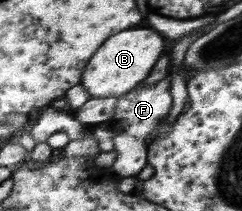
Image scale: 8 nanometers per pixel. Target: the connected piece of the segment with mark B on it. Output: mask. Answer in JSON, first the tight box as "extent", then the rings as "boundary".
{"extent":[80,28,163,98],"boundary":[[[137,28],[137,30],[123,30],[115,36],[111,36],[89,60],[87,67],[83,69],[80,84],[93,98],[108,96],[119,97],[133,90],[142,80],[149,76],[153,70],[153,64],[163,54],[163,38],[151,30],[151,28]]]}

